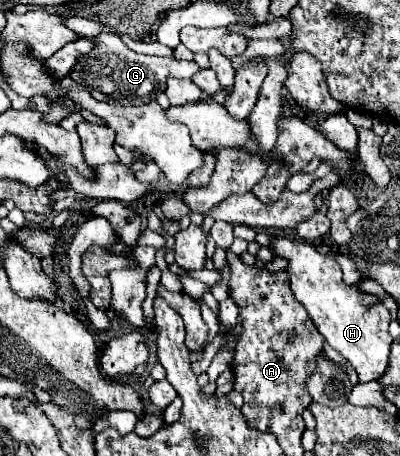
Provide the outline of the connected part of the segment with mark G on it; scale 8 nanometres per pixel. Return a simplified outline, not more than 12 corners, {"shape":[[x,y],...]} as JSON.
{"shape":[[114,32],[70,70],[100,102],[150,102],[196,62],[136,54]]}

